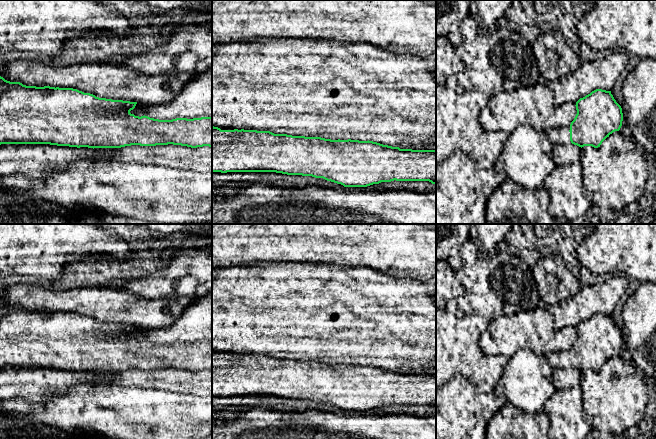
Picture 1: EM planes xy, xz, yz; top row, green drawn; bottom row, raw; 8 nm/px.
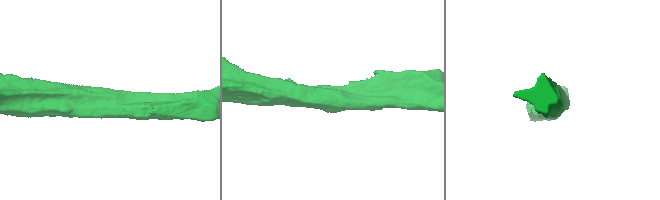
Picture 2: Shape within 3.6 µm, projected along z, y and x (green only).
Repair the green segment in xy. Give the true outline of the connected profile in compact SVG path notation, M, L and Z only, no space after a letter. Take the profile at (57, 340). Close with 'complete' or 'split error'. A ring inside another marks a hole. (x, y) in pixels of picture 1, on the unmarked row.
M0 300L0 369L50 368L93 373L168 368L212 371L212 341L172 344L139 341L130 337L136 328L99 322L73 312L26 310Z; complete

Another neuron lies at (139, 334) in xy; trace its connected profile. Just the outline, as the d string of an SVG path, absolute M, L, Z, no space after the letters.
M212 292L192 302L172 325L162 329L137 327L130 337L159 344L212 341Z

